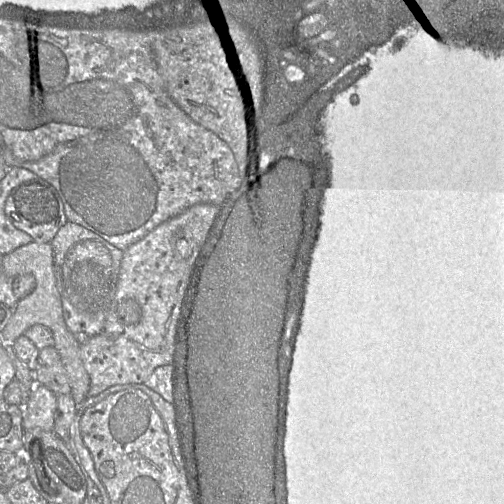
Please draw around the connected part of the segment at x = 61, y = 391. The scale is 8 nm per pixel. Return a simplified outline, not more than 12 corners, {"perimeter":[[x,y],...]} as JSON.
{"perimeter":[[54,346],[39,352],[34,379],[57,396],[71,393]]}

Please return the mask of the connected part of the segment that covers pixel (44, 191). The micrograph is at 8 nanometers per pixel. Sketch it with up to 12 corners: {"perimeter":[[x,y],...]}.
{"perimeter":[[40,177],[12,190],[5,213],[35,242],[68,222],[61,196]]}

